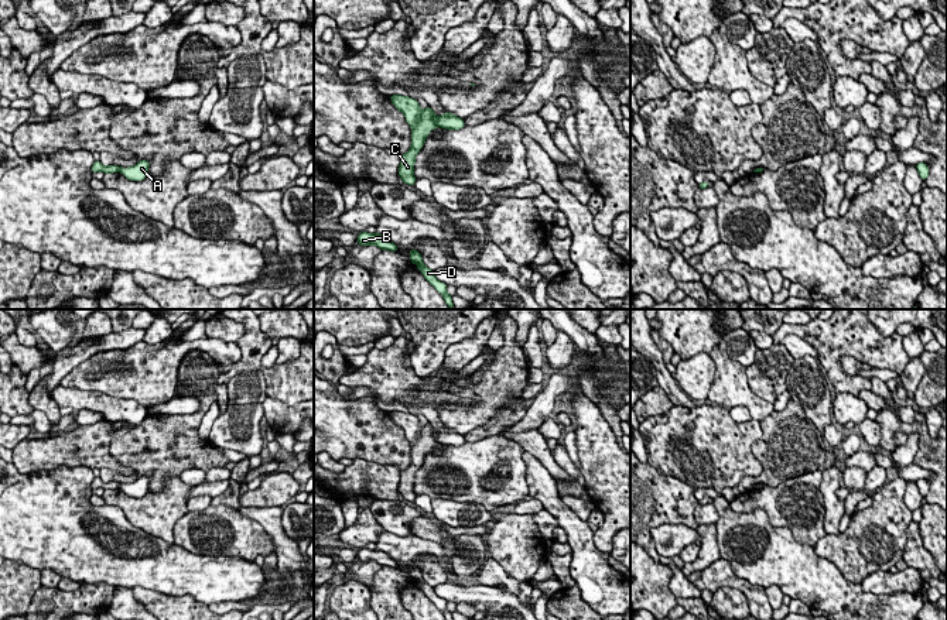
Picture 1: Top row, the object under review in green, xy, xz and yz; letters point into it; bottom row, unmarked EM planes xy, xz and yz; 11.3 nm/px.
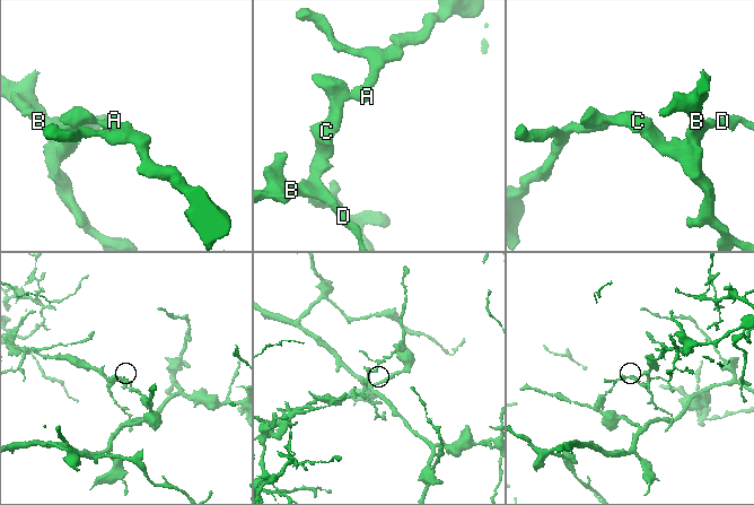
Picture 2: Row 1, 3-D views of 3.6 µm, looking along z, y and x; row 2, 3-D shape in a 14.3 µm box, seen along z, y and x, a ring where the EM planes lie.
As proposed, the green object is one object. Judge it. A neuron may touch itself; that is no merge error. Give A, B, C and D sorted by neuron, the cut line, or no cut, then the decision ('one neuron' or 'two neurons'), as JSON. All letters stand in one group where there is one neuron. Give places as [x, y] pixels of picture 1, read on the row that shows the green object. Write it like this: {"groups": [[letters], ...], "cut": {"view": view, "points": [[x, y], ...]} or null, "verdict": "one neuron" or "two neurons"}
{"groups": [["A"], ["B", "C", "D"]], "cut": {"view": "xz", "points": [[436, 117], [437, 124]]}, "verdict": "two neurons"}

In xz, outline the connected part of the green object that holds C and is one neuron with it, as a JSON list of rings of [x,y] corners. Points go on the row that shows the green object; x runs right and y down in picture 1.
[[[392,95],[390,100],[404,114],[406,121],[411,127],[411,147],[400,157],[399,177],[404,184],[414,186],[416,155],[423,148],[430,131],[437,127],[437,114],[428,106],[421,110],[417,99],[410,96]]]

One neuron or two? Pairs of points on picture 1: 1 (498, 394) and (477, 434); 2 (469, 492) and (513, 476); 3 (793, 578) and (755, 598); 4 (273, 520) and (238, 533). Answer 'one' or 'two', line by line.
1: two
2: one
3: two
4: two

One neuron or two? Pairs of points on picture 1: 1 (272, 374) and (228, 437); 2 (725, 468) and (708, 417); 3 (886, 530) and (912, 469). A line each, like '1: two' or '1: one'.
1: two
2: one
3: two

